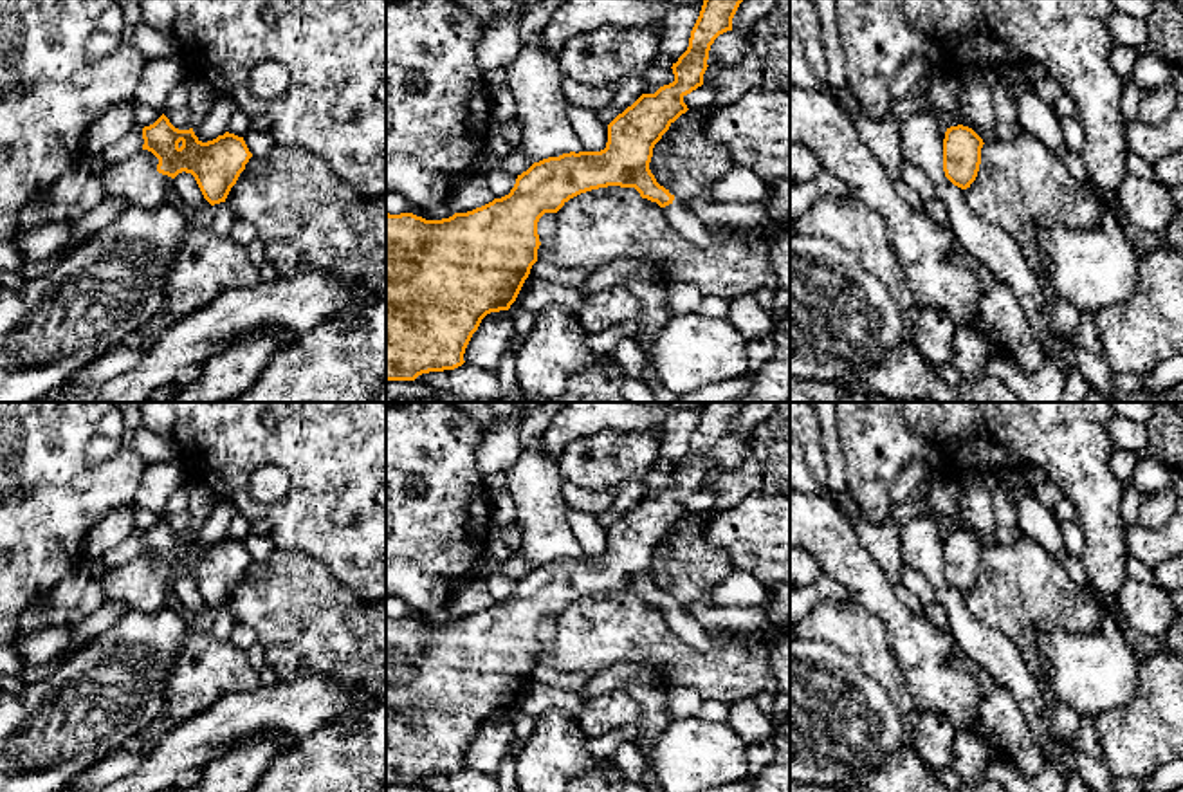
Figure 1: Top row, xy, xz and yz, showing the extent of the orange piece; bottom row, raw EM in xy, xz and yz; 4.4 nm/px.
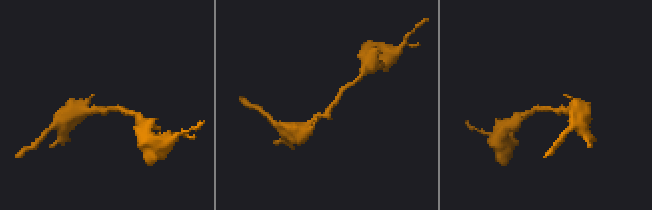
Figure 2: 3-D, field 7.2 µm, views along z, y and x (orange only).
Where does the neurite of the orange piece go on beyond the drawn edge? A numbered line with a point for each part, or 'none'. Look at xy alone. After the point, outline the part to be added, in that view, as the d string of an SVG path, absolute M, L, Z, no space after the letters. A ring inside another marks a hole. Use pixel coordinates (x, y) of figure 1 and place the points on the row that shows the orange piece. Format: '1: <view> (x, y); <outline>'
none

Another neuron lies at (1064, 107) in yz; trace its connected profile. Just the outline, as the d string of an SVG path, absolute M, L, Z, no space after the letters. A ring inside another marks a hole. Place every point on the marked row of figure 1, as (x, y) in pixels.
M1062 92L1055 103L1051 105L1053 114L1057 115L1057 119L1071 119L1071 117L1078 117L1078 110L1075 105L1075 99Z

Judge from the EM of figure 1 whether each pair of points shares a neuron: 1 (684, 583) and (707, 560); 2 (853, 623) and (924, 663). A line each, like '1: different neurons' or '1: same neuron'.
1: same neuron
2: different neurons

